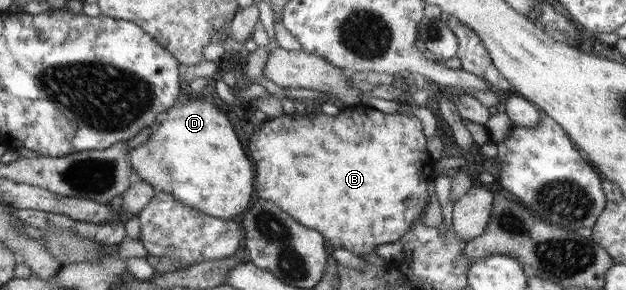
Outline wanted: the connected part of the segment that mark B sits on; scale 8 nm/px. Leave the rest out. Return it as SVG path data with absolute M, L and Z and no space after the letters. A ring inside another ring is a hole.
M355 107L342 108L341 112L335 116L326 115L323 113L314 114L308 113L306 116L298 115L292 117L289 115L282 115L273 119L268 118L260 124L256 124L248 144L250 156L254 158L257 169L257 193L256 198L263 198L270 202L277 203L286 214L292 214L302 226L310 227L312 230L321 231L326 239L329 239L330 244L335 248L344 248L355 254L362 256L363 254L370 254L375 252L374 248L380 244L390 244L390 242L398 242L400 238L404 237L409 232L412 222L420 216L422 208L428 204L430 198L430 180L435 169L435 161L430 158L430 154L426 152L426 136L422 132L422 122L418 120L413 114L400 116L400 112L393 114L384 114L380 110L368 110L368 112L358 112Z

